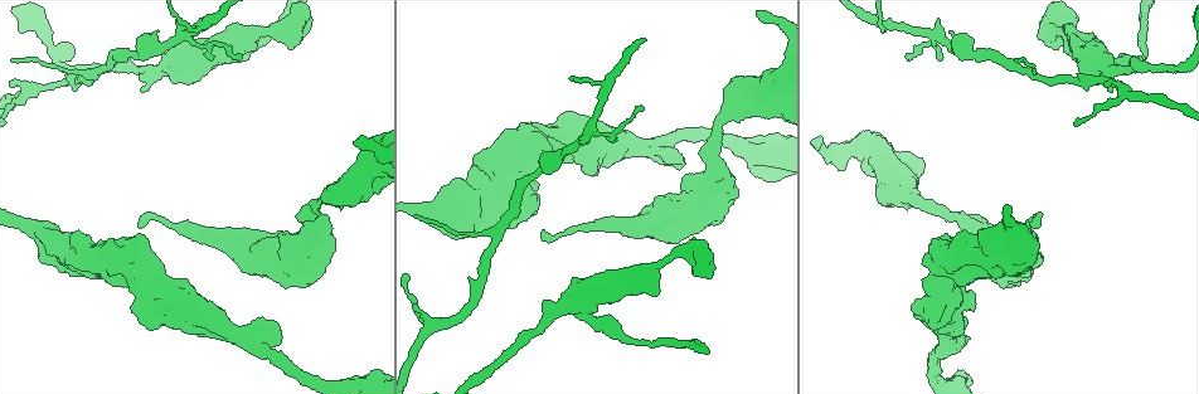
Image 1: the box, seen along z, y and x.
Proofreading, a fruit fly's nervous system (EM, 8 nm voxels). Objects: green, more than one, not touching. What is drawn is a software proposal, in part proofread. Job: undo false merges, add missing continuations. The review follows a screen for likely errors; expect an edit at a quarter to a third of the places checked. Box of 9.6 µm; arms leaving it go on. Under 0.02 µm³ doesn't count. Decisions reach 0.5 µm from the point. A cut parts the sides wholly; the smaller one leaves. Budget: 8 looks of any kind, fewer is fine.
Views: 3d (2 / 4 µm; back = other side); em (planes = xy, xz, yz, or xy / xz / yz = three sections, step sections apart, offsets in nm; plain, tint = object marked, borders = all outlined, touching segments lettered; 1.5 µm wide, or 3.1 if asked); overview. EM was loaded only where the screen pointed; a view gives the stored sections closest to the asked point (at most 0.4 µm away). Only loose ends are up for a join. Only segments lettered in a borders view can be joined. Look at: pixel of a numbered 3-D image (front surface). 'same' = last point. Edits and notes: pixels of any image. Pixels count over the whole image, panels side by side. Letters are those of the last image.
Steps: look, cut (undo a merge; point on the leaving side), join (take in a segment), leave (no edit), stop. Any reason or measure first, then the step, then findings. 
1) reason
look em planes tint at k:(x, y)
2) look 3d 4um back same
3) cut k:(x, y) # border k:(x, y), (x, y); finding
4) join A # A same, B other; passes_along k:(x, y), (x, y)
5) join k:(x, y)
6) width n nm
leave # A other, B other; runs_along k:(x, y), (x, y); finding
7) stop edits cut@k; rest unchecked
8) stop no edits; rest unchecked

stops while still wide
look 3d 4um at 1:(681, 180)

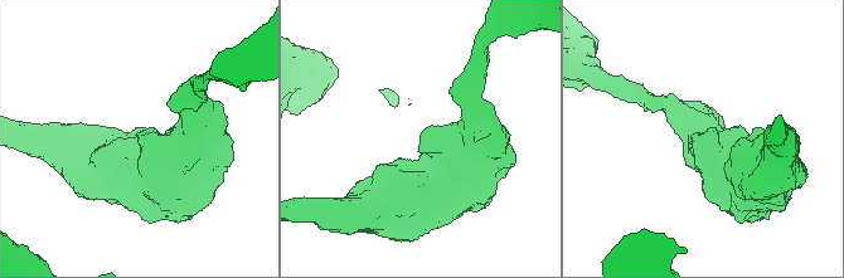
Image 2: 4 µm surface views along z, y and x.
need the tissue
look em planes borders at 2:(422, 133)

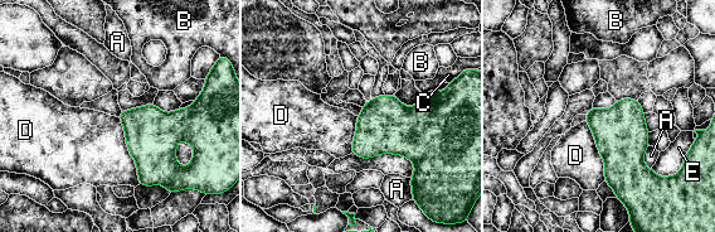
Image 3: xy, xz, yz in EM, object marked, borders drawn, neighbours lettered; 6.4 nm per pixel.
longest_contact D 460 nm
leave # A other, B other, C other, D other, E other; border 3:(117, 117), (139, 184); none of them fits

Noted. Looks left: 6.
free end
look 3d 4um at 1:(1030, 224)

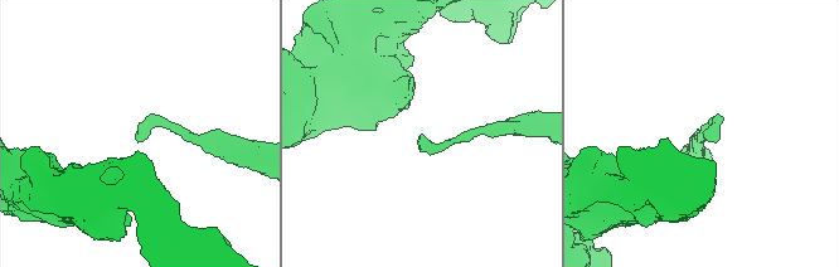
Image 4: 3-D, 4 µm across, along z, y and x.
now the EM
look em xy step 4 tint at 4:(707, 138)

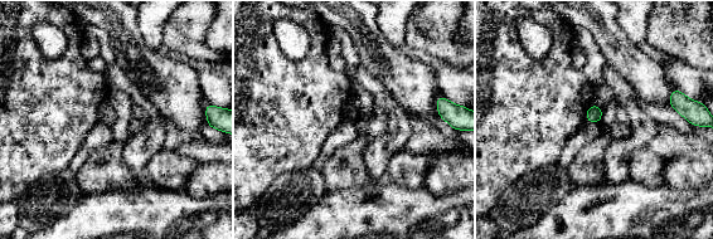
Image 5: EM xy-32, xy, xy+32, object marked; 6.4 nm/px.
cut it another way
look em planes borders same

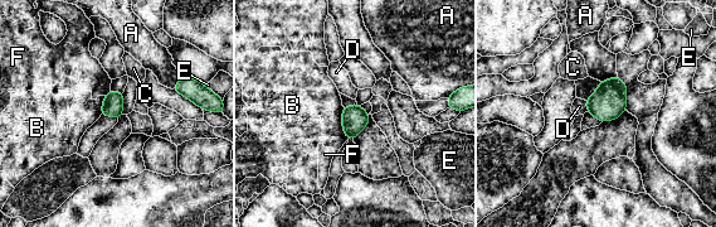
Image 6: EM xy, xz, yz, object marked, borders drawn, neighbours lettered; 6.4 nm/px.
leave # A other, B other, C other, D other, E other, F other; border 6:(585, 101), (587, 111); no lettered segment goes on from it

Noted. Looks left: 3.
thick turns thin
look em xy step 4 tint at 1:(163, 64)

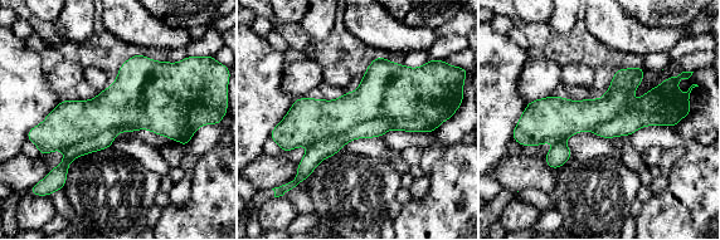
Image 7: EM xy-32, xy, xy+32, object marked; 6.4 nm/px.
look em planes borders same

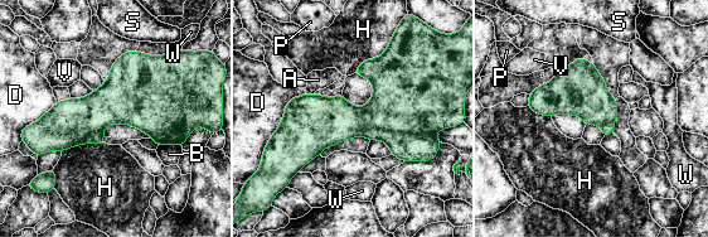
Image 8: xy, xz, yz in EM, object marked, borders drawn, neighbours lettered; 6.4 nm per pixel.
width 320 nm
cut 8:(406, 148) # A other, B other, D other, H other, P other, S other, V other, W other; border 8:(360, 135), (381, 129), (425, 136); two cells meet here

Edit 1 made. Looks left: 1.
stop edits cut@8; rest unchecked

